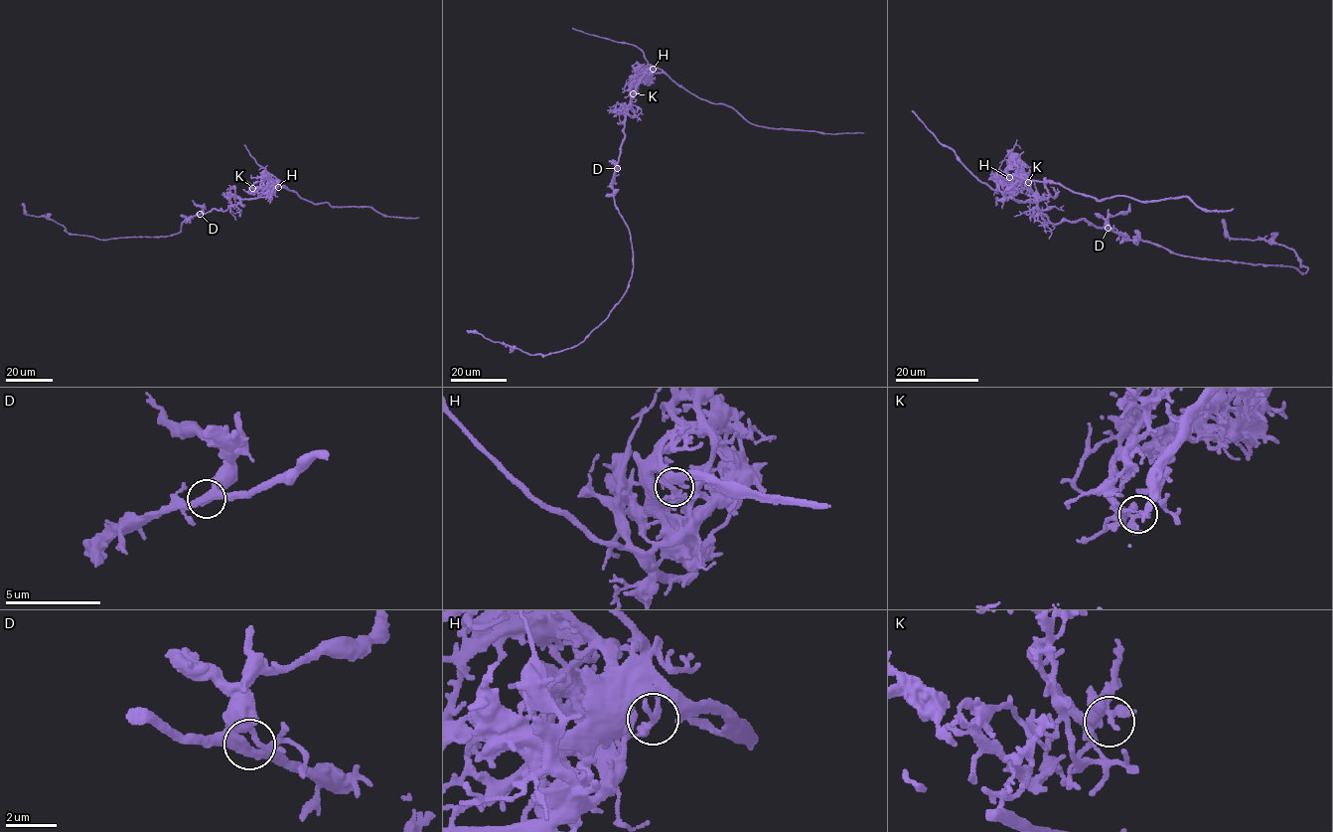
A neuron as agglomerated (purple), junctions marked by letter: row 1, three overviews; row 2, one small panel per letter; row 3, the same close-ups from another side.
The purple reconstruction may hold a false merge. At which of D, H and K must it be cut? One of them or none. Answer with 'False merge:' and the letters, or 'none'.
False merge: H

